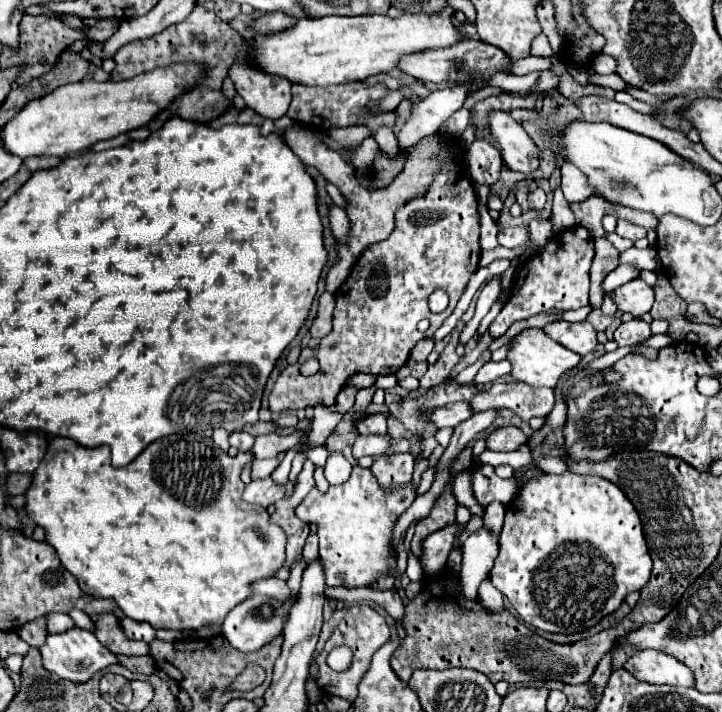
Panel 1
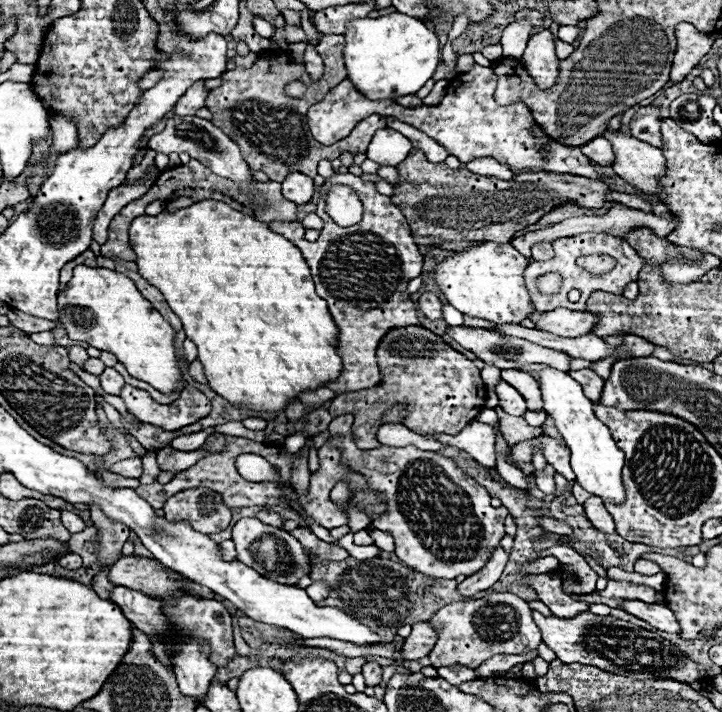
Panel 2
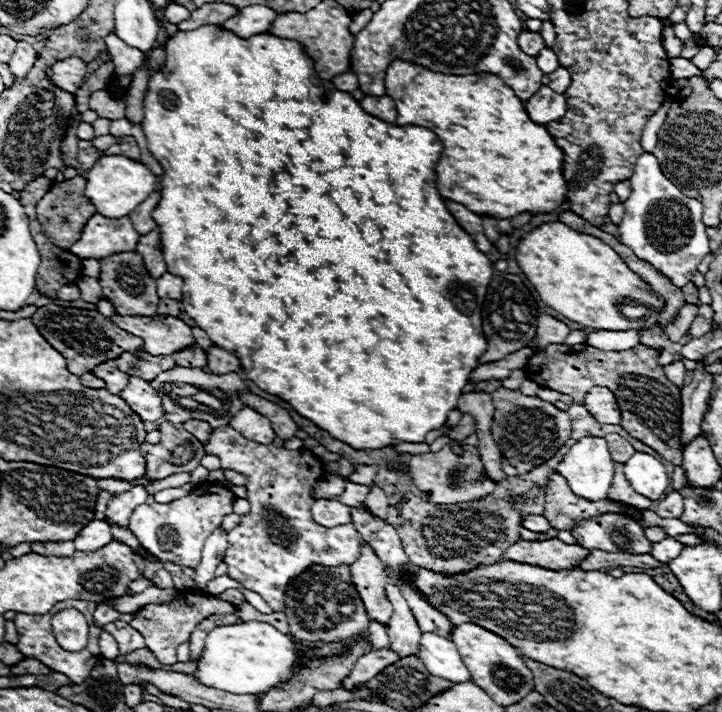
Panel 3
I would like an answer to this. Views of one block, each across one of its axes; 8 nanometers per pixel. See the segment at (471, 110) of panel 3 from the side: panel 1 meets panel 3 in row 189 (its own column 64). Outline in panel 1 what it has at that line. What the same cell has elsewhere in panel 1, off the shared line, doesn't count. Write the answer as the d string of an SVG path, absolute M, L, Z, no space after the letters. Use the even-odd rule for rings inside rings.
M170 434L164 436L156 442L152 442L136 460L132 460L124 468L112 468L110 466L110 448L108 446L98 446L98 448L84 448L76 444L70 438L62 436L50 436L48 438L48 448L46 454L40 462L40 466L32 474L32 484L26 490L26 514L30 520L34 520L38 526L44 528L46 532L46 542L56 548L64 568L78 580L80 588L94 596L94 598L114 598L120 606L120 610L132 618L132 620L146 620L150 622L156 630L158 628L172 628L172 630L198 630L204 624L214 624L220 626L224 616L240 602L244 602L250 592L248 584L252 580L264 578L264 576L274 576L278 568L284 564L284 530L276 524L270 522L266 508L260 508L256 504L246 504L242 500L242 490L244 482L240 480L242 468L254 460L254 452L238 452L234 458L222 452L212 444L212 438L204 434Z

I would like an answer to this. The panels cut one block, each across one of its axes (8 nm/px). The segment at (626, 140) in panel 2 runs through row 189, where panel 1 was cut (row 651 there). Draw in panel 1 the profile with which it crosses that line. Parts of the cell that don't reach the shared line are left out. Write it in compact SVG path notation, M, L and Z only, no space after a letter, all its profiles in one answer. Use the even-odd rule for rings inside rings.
M636 650L626 662L624 670L638 680L670 686L692 686L692 672L674 656L658 650Z

